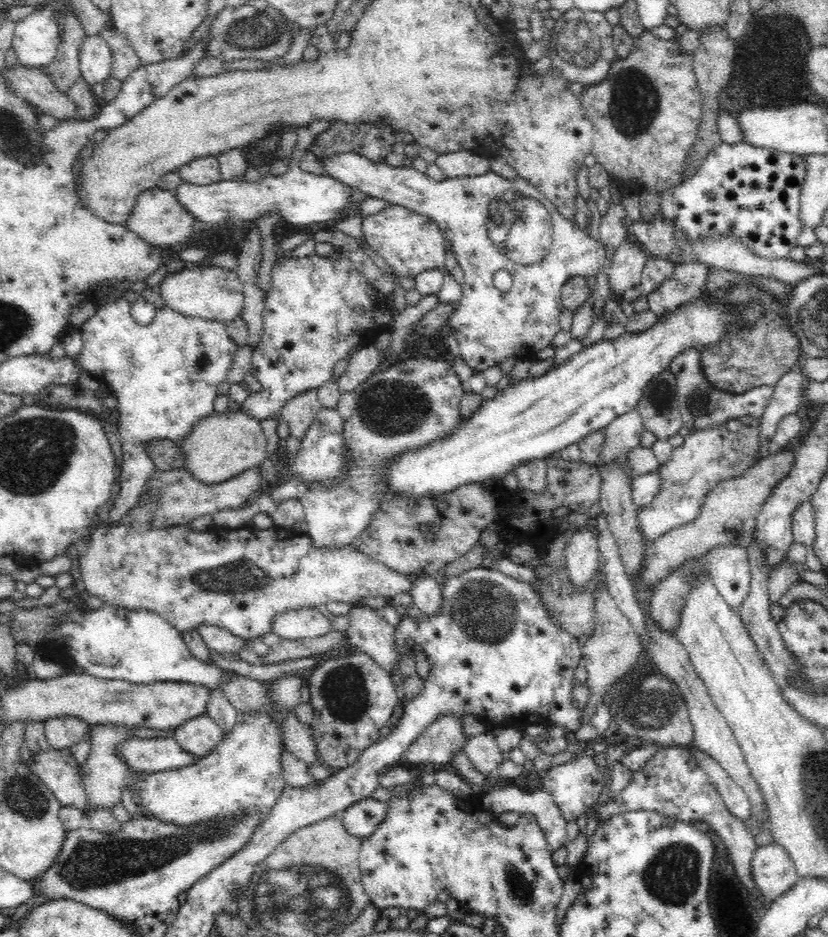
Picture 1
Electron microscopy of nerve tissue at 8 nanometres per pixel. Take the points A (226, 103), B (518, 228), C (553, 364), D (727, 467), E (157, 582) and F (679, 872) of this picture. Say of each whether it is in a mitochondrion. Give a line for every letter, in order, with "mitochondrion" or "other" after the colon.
A: other
B: mitochondrion
C: other
D: other
E: other
F: mitochondrion

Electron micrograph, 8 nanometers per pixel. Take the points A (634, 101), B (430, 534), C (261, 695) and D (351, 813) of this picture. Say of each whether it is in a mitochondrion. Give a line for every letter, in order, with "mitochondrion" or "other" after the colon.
A: mitochondrion
B: mitochondrion
C: other
D: other

